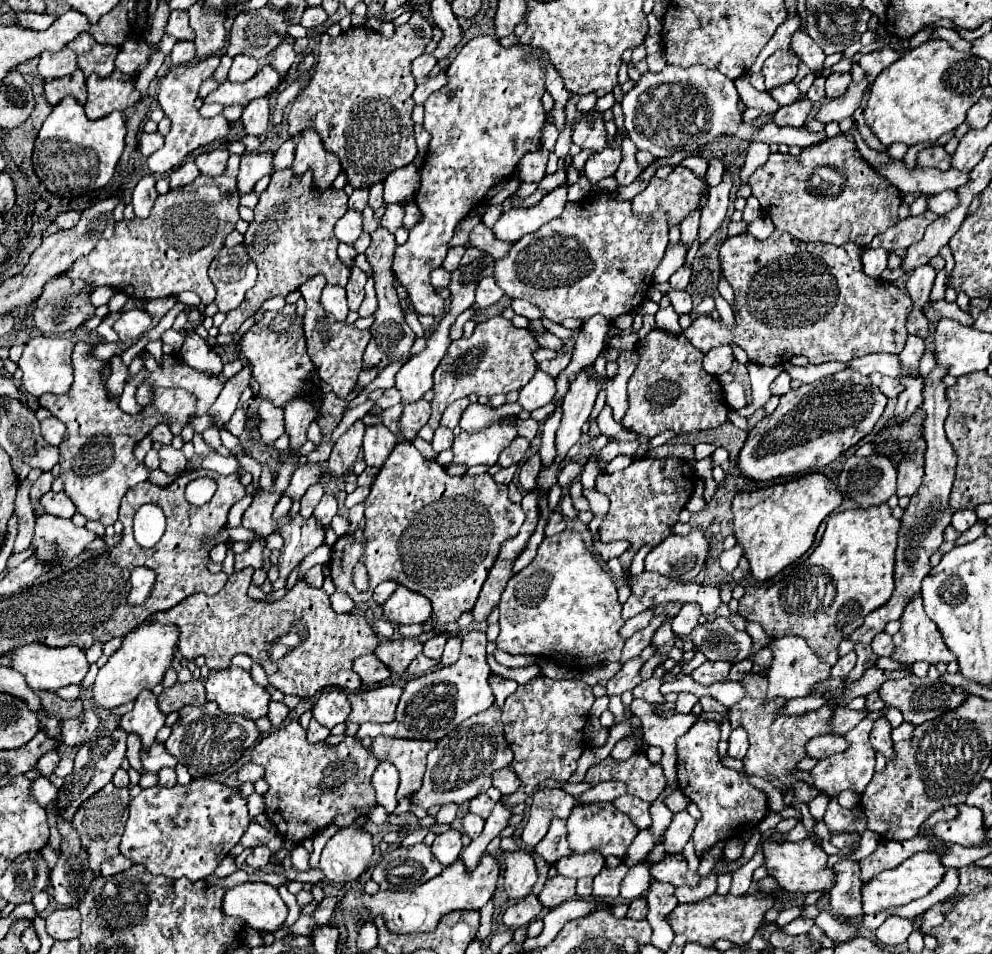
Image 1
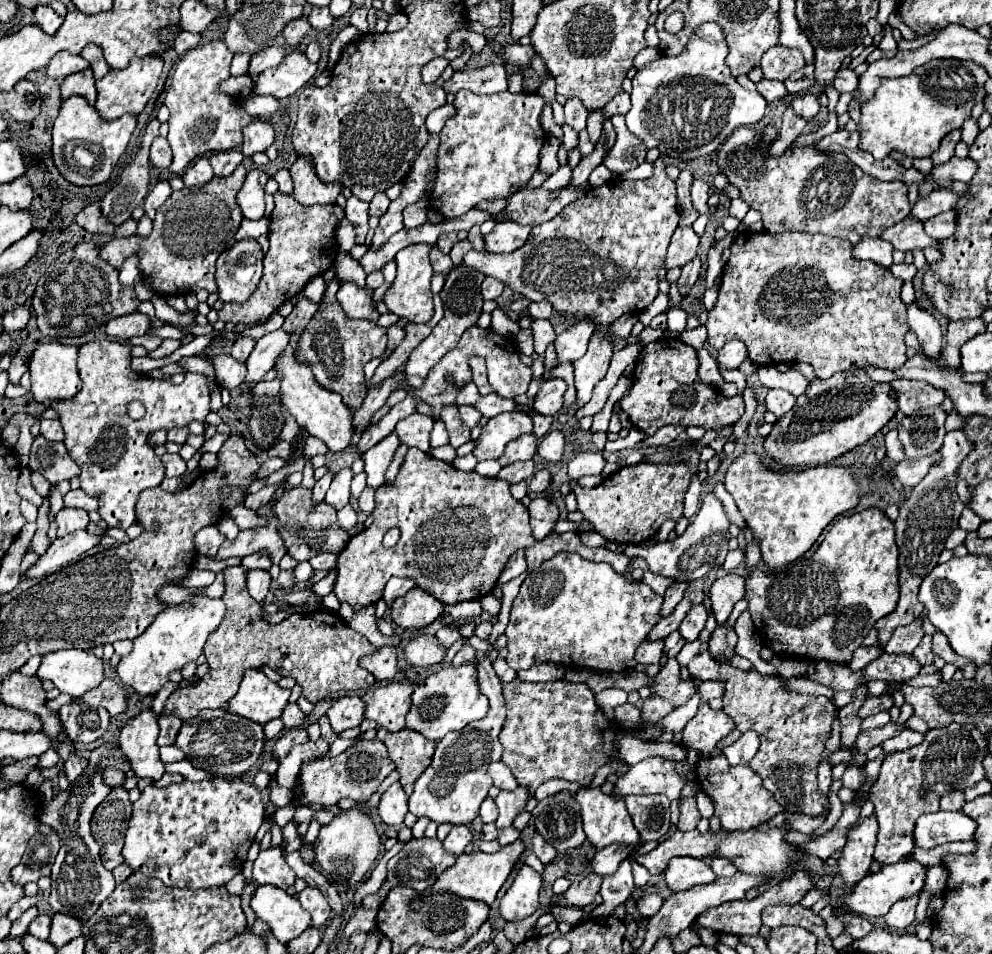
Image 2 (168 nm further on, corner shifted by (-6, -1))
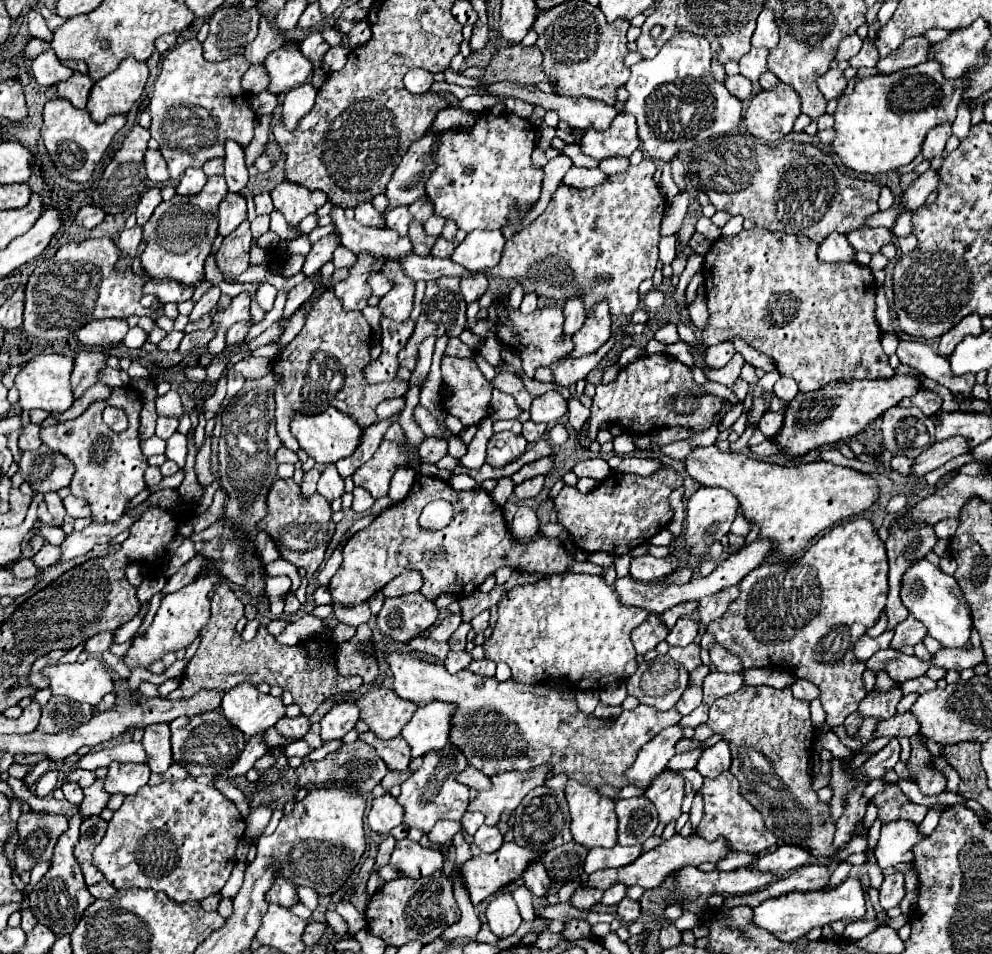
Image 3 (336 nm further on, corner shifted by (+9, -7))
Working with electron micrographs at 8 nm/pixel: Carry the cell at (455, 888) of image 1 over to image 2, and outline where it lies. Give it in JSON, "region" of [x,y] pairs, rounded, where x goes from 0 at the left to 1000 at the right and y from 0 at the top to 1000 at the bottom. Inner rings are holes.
{"region":[[[520,881],[518,885],[512,885],[510,889],[504,889],[500,895],[488,895],[488,893],[476,893],[476,895],[466,895],[460,901],[460,908],[452,910],[442,922],[440,929],[433,929],[431,933],[425,935],[425,939],[431,939],[435,935],[456,935],[460,939],[466,941],[476,941],[476,943],[484,943],[488,948],[496,948],[500,943],[500,937],[504,933],[504,929],[510,925],[512,916],[516,914],[518,906],[522,904],[524,895],[530,891],[526,881]]]}

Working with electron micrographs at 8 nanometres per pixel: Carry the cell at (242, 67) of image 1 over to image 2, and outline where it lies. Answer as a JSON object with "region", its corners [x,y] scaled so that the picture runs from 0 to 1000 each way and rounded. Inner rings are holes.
{"region":[[[272,48],[272,50],[268,50],[266,55],[260,55],[260,57],[254,59],[250,78],[256,78],[256,75],[262,78],[262,75],[274,71],[274,69],[280,69],[286,59],[288,59],[288,52],[284,48]]]}

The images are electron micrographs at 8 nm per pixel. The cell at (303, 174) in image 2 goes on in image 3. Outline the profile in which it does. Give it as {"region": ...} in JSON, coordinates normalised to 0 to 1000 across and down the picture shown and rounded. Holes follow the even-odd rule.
{"region":[[[289,189],[273,199],[273,208],[275,208],[277,218],[285,222],[287,231],[293,237],[301,235],[309,224],[320,222],[330,212],[328,201],[314,201]]]}

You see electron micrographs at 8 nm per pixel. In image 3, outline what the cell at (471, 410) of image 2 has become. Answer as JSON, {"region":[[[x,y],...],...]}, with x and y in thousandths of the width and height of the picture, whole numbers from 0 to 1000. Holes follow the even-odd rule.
{"region":[[[449,373],[445,377],[445,390],[449,405],[455,407],[447,417],[449,432],[463,438],[467,447],[483,444],[491,436],[497,407],[479,377]]]}

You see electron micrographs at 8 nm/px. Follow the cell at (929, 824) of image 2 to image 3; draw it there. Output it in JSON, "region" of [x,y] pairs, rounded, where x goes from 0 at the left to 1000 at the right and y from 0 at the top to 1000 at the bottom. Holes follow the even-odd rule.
{"region":[[[918,860],[896,862],[888,868],[888,876],[882,889],[882,897],[888,910],[896,910],[904,904],[920,904],[920,889],[932,878],[926,864]]]}

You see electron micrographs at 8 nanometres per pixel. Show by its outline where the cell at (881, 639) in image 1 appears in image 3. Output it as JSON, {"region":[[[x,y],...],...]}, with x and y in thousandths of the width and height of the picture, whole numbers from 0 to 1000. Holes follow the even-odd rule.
{"region":[[[916,644],[908,654],[904,654],[902,667],[900,667],[900,671],[898,671],[898,679],[900,679],[900,681],[908,681],[910,677],[922,677],[924,673],[930,671],[932,665],[934,665],[932,656],[930,656],[924,648],[920,648],[920,646]]]}

